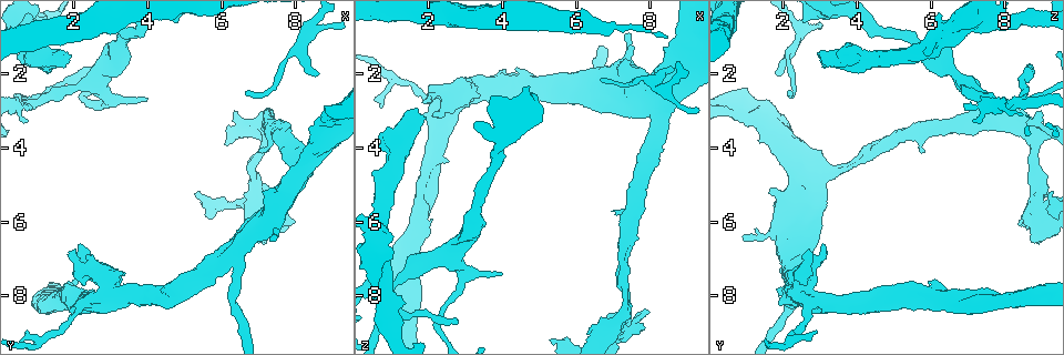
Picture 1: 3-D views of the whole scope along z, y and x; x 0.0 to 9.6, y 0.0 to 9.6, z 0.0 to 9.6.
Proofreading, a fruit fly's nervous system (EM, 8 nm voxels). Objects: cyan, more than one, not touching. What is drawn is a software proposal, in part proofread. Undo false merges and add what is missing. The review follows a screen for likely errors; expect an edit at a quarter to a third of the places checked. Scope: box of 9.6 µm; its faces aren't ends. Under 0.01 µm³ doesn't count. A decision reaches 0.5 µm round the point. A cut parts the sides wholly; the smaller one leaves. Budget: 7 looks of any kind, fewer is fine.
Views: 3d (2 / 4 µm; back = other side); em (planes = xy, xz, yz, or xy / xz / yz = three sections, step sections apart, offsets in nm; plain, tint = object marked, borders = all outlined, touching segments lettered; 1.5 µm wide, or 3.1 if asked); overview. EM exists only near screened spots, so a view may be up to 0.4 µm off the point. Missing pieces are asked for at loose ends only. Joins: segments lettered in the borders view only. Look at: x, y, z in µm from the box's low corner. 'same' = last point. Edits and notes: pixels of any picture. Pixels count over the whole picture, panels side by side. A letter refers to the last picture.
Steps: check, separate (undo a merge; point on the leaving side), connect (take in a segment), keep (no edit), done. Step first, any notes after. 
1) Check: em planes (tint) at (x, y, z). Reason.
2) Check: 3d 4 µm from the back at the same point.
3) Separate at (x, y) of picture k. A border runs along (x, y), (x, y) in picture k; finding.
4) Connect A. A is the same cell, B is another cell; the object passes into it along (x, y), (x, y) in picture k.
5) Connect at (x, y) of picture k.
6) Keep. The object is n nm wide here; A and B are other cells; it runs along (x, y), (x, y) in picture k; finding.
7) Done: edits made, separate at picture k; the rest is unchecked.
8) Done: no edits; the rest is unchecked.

Check: 3d 4 µm from the back at (0.80, 2.85, 8.05). Four or more arms meet.

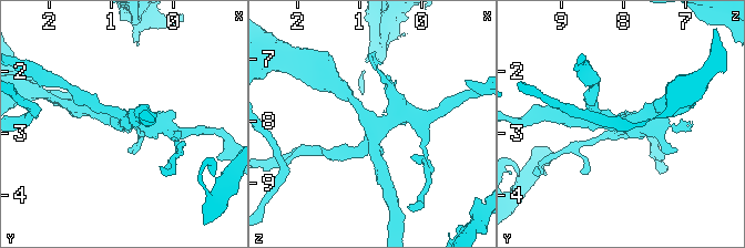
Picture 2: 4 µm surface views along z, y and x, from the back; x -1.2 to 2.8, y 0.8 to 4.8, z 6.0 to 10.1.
Check: em planes (tint) at (0.85, 2.85, 8.10). 4 arms meet here; need the tissue.

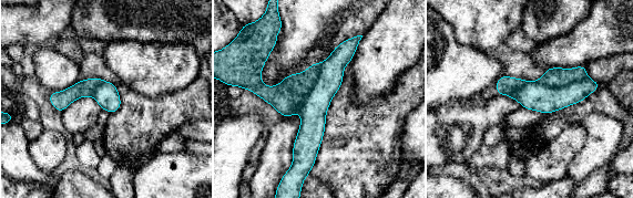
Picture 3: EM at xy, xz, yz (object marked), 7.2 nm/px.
Check: em planes (borders) at the same point. See the neighbours.

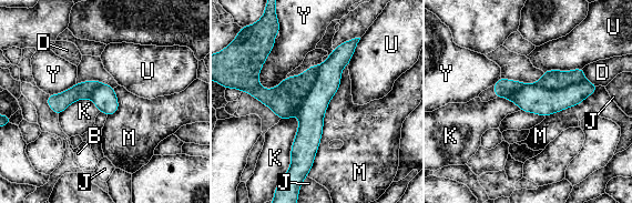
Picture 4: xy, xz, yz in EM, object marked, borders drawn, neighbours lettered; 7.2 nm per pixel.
Separate at (551, 79) of picture 4. B, D, J, K, M, U and Y are other cells; the part that leaves runs along (97, 83), (63, 100), (49, 100) in picture 4; a second neuron is stuck on.

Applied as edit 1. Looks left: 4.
Check: em planes (plain) at (0.55, 1.05, 6.05). Calibre changes.

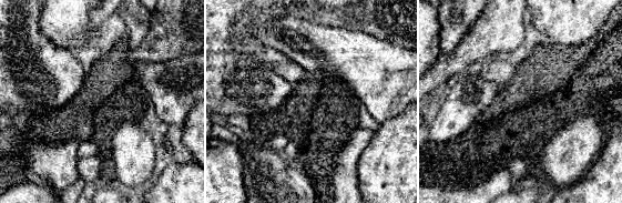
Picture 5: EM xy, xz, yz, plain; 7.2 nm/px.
Check: em planes (tint) at the same point.

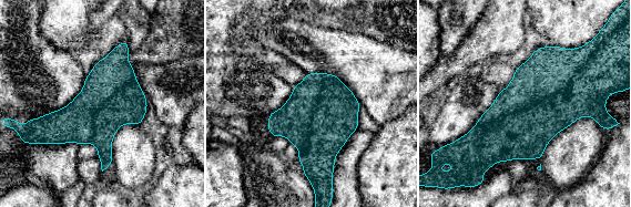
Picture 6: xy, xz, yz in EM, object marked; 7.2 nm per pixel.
Check: em planes (borders) at the same point.

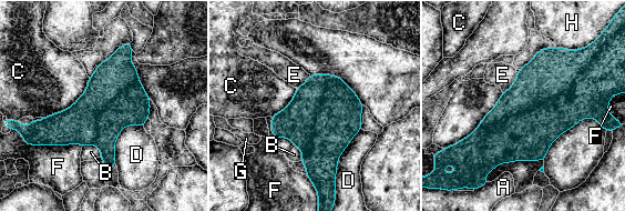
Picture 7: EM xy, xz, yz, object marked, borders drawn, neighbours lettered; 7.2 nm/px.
Keep. A, B, C, D, E, F, G and H are other cells; a border runs along (89, 78), (73, 103), (42, 118) in picture 7; one neuron here.

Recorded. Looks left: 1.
Check: em planes (borders) at (1.65, 1.45, 2.95).

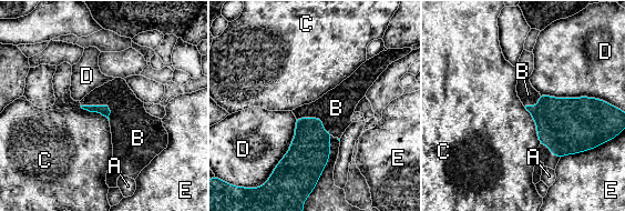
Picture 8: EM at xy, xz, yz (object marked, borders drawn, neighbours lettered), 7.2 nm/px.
Connect at (336, 108) of picture 8. B is the same cell, A, C, D and E are other cells; the object passes into it along (309, 150), (320, 118), (336, 108) in picture 8; it goes on there.

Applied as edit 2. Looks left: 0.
Done: edits made, separate at picture 4, connect at picture 8; the rest is unchecked.

